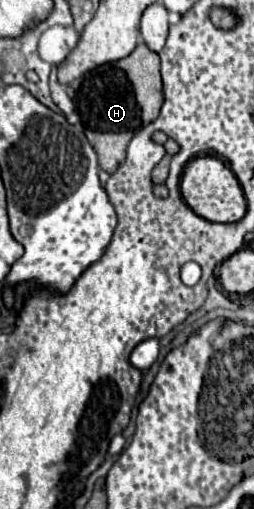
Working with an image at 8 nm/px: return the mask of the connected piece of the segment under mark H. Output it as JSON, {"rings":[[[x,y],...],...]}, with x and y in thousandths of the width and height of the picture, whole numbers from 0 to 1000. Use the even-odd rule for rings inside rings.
{"rings":[[[543,86],[512,110],[394,130],[323,153],[323,169],[299,185],[299,216],[323,232],[339,271],[386,303],[402,334],[441,342],[488,318],[504,279],[551,251],[622,232],[638,200],[630,114],[567,86]]]}

